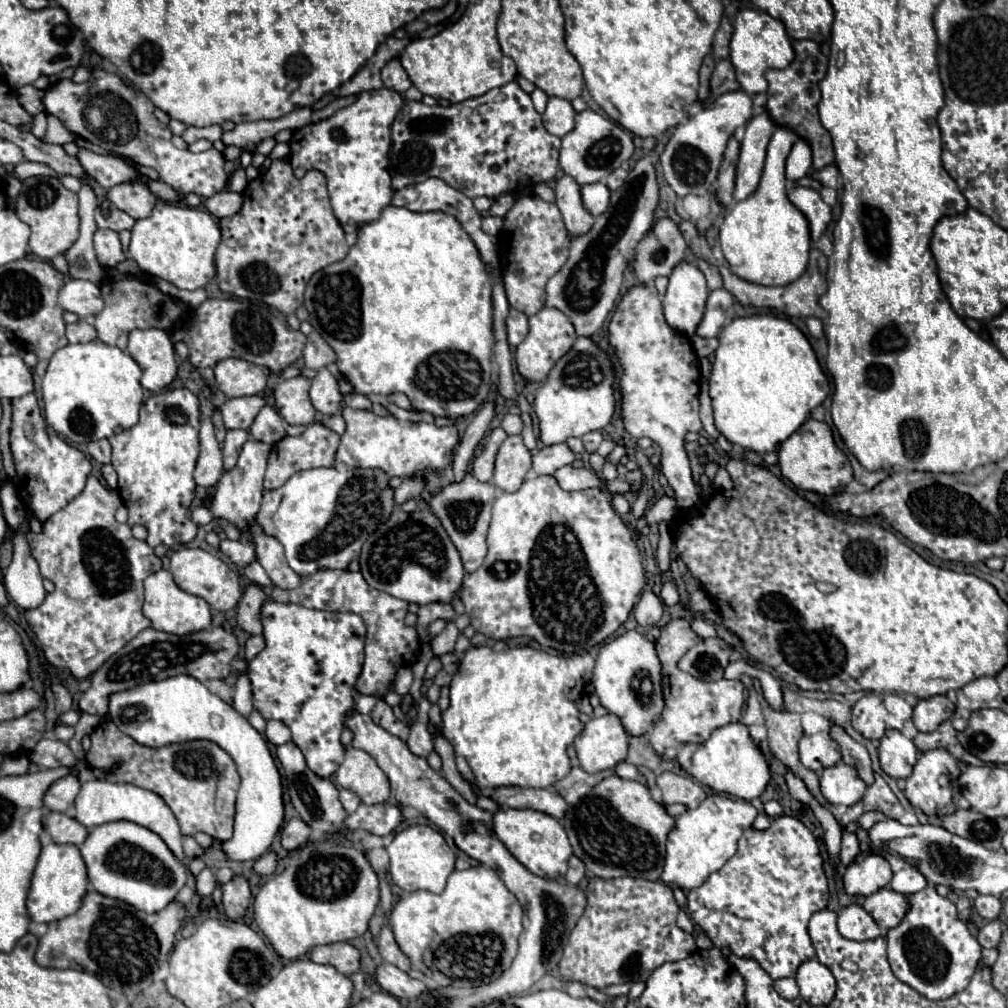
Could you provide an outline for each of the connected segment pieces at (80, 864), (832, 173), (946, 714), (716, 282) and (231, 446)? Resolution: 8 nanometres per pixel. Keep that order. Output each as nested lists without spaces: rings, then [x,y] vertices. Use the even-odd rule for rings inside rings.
[[[49,843],[47,847],[41,849],[37,867],[33,871],[31,891],[27,895],[29,917],[37,923],[53,923],[75,913],[81,905],[83,895],[87,893],[87,885],[89,885],[87,869],[85,869],[85,861],[79,855],[79,849],[75,845]]]
[[[827,165],[825,169],[821,169],[821,171],[813,171],[811,173],[813,175],[813,179],[817,179],[821,185],[825,185],[825,187],[837,187],[837,181],[839,181],[839,171],[837,171],[837,167],[835,165]]]
[[[935,695],[929,699],[921,699],[913,709],[913,723],[919,731],[931,733],[943,721],[947,721],[955,711],[955,703],[951,703],[945,695]]]
[[[699,261],[697,265],[699,265],[699,269],[703,269],[703,273],[705,273],[705,277],[707,277],[707,287],[709,287],[709,289],[719,289],[719,287],[723,287],[721,273],[719,273],[719,269],[717,269],[715,265],[709,265],[707,261]]]
[[[235,429],[235,431],[227,431],[225,441],[223,441],[223,467],[225,471],[233,469],[239,457],[239,449],[243,447],[243,441],[249,439],[249,433],[243,429]]]

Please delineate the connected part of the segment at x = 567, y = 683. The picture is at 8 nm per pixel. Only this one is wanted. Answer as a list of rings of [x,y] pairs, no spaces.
[[[487,645],[471,647],[459,661],[459,669],[449,685],[451,705],[447,711],[443,711],[443,727],[441,727],[443,737],[447,727],[447,741],[459,755],[457,757],[459,773],[469,783],[473,783],[475,775],[475,785],[479,789],[485,787],[495,789],[499,785],[549,787],[559,779],[563,779],[571,771],[567,747],[583,729],[575,697],[581,697],[585,685],[591,681],[593,665],[595,661],[589,653],[567,657],[535,651],[531,647],[515,647],[509,651],[493,651]]]

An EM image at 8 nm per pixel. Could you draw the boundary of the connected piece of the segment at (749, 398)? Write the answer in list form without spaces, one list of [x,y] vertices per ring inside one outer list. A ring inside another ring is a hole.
[[[771,313],[735,317],[719,333],[719,347],[709,377],[709,393],[713,399],[715,427],[731,441],[757,453],[777,451],[779,445],[809,417],[809,413],[829,395],[829,381],[817,363],[815,351],[807,337],[791,321]]]

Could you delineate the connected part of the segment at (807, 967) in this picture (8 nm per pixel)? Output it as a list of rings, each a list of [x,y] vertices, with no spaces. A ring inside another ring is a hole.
[[[809,959],[797,969],[799,995],[809,1005],[827,1005],[835,995],[835,977],[817,959]]]

